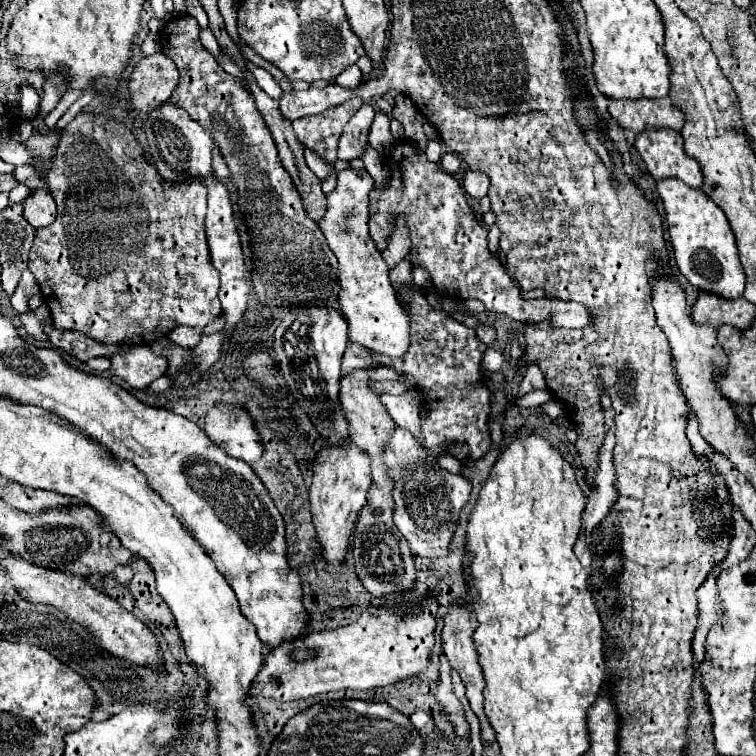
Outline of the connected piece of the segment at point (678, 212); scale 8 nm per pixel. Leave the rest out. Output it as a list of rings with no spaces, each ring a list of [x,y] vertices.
[[[677,178],[659,180],[657,192],[663,200],[673,256],[681,274],[699,290],[715,292],[725,298],[741,296],[745,288],[745,274],[739,262],[733,230],[723,210],[701,188],[687,186]]]

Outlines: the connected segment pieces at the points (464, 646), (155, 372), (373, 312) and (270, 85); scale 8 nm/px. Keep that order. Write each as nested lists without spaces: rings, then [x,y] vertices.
[[[451,608],[447,612],[447,616],[443,618],[445,620],[445,626],[443,626],[443,632],[441,632],[441,638],[443,638],[443,652],[449,660],[449,664],[459,672],[459,676],[463,678],[465,682],[465,688],[467,688],[467,700],[473,708],[473,712],[477,714],[479,722],[481,722],[481,738],[483,742],[493,742],[495,740],[495,732],[491,730],[491,724],[483,712],[483,672],[481,672],[481,666],[477,662],[477,652],[475,652],[475,646],[473,646],[473,638],[471,634],[475,632],[475,618],[471,618],[471,614],[467,614],[465,608]]]
[[[119,346],[111,354],[111,372],[133,388],[147,388],[163,376],[163,358],[147,346]]]
[[[345,168],[337,172],[337,186],[327,194],[327,212],[319,222],[329,248],[337,256],[337,282],[341,286],[337,302],[349,324],[349,338],[365,346],[367,350],[375,350],[387,354],[391,358],[399,358],[407,352],[409,346],[409,322],[405,312],[401,310],[395,290],[387,278],[389,268],[383,262],[381,254],[375,250],[371,236],[367,232],[369,218],[369,190],[373,186],[373,178],[367,170]]]
[[[245,58],[245,62],[247,62],[247,66],[249,66],[249,70],[253,72],[253,76],[255,76],[255,80],[257,80],[257,84],[271,96],[271,98],[275,98],[275,100],[279,100],[279,96],[281,96],[281,86],[277,84],[277,80],[265,70],[265,68],[259,68],[259,66],[255,66],[255,64],[251,64],[247,58]]]

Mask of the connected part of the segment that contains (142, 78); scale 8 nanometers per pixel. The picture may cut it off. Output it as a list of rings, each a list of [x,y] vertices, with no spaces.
[[[161,52],[143,58],[127,82],[133,108],[141,116],[149,116],[155,108],[169,100],[177,82],[179,72],[171,58]]]

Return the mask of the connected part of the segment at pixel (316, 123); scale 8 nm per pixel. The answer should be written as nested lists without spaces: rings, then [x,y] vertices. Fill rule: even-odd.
[[[351,98],[339,106],[333,106],[321,114],[303,116],[293,120],[293,130],[303,148],[313,150],[323,162],[333,164],[337,160],[335,146],[347,120],[363,104],[361,98]]]

